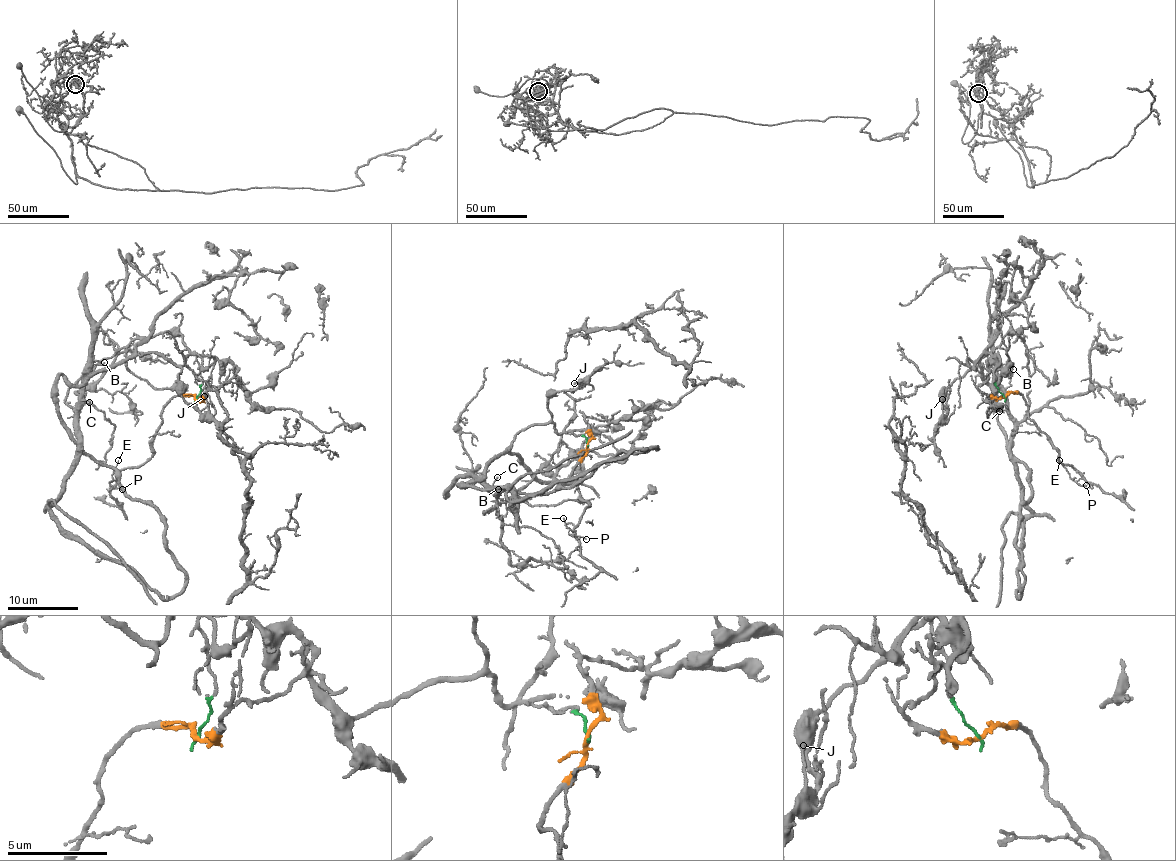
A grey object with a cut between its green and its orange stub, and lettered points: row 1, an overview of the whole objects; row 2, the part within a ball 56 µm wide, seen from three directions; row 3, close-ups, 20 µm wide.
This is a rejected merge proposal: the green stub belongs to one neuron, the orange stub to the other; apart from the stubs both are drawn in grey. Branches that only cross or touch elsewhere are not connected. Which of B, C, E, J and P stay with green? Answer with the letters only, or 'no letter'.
B, C, J

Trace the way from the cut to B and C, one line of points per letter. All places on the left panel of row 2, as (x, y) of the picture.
B: (196, 399), (203, 378), (194, 355), (182, 365), (152, 353), (132, 356), (85, 378), (92, 366), (104, 363)
C: (196, 399), (203, 378), (194, 355), (182, 365), (152, 353), (88, 374), (82, 399), (90, 402)

